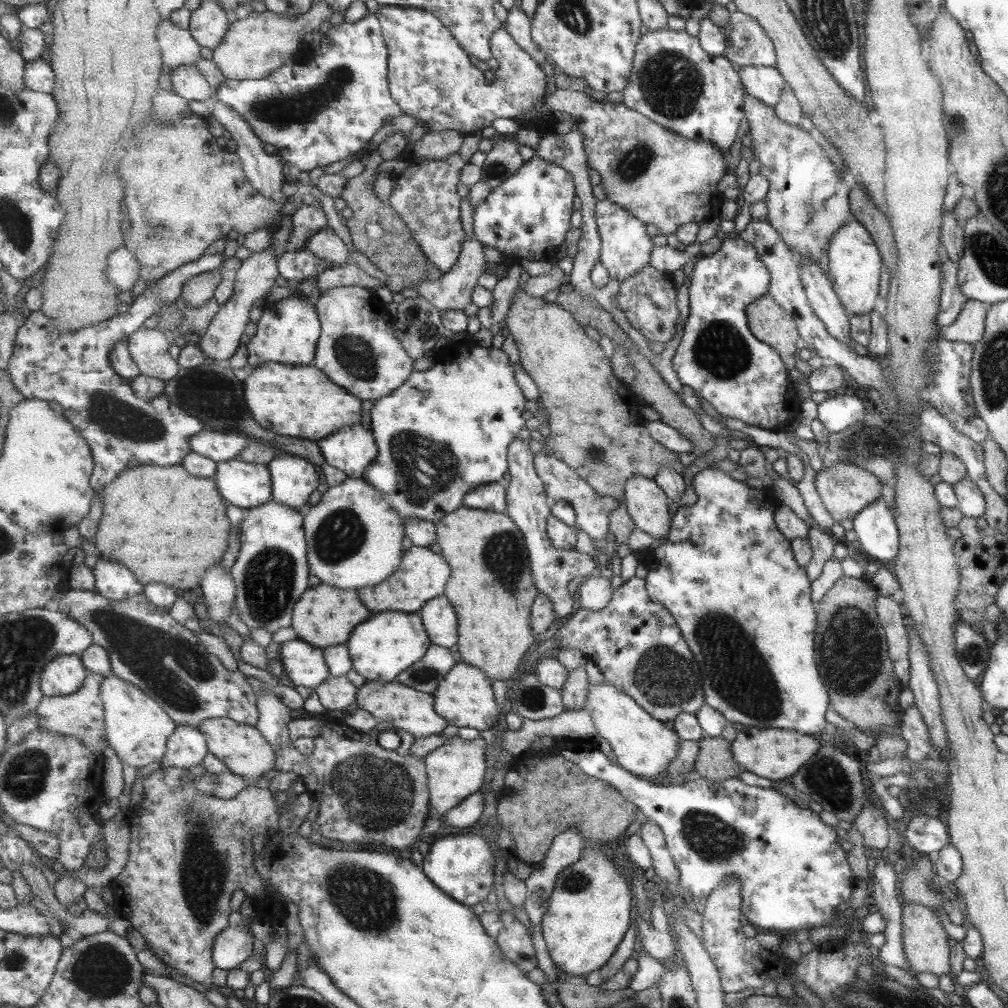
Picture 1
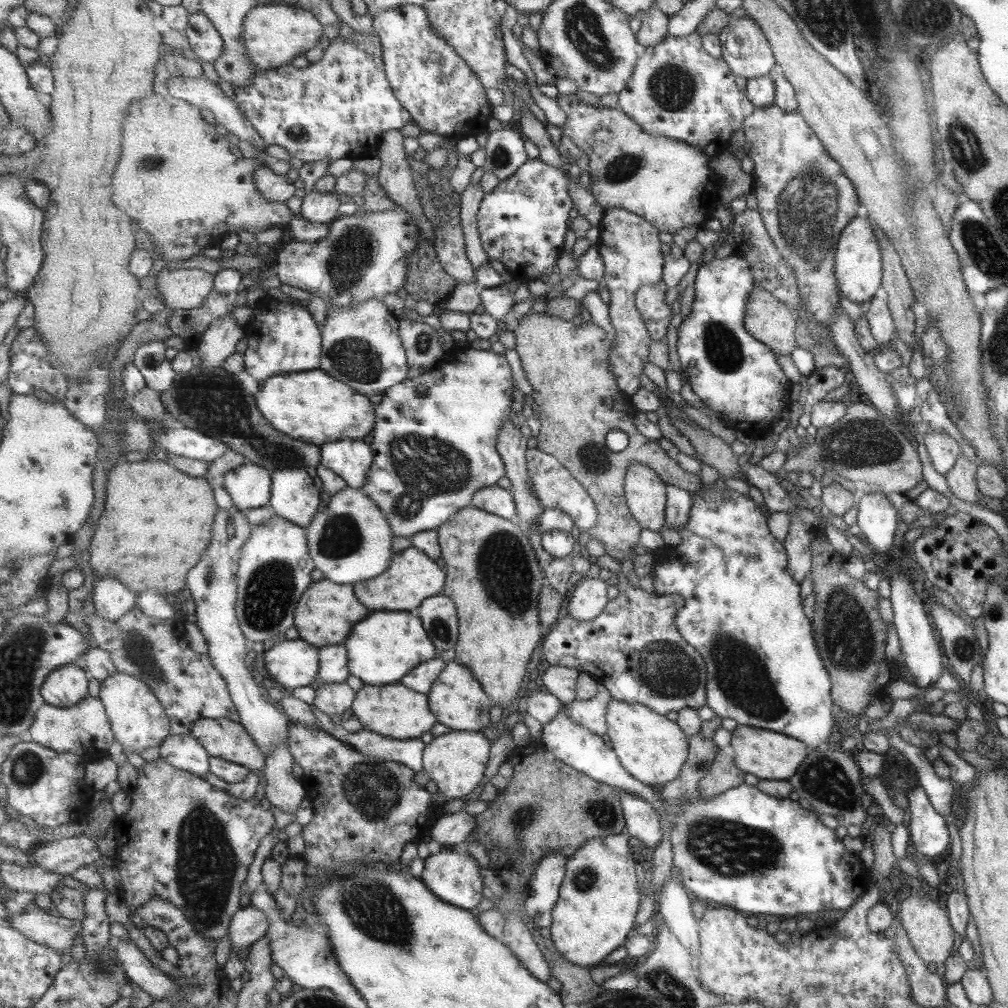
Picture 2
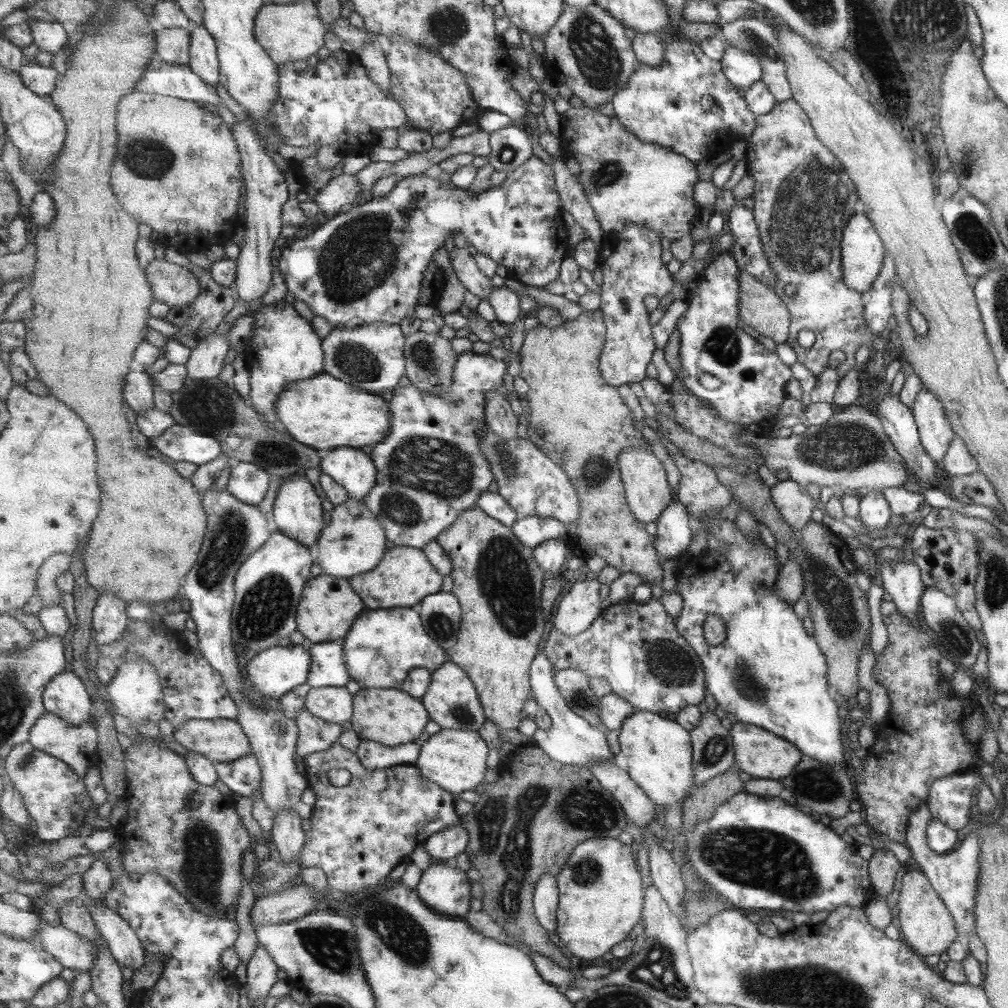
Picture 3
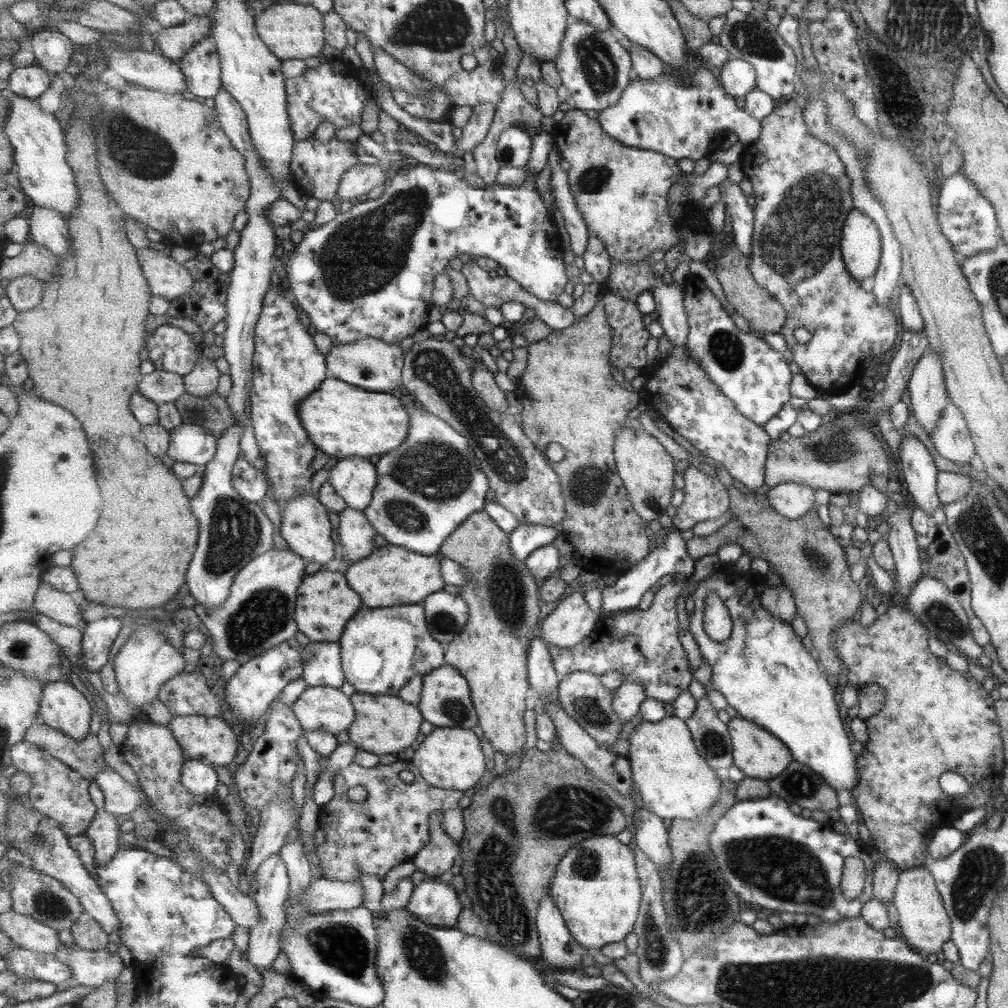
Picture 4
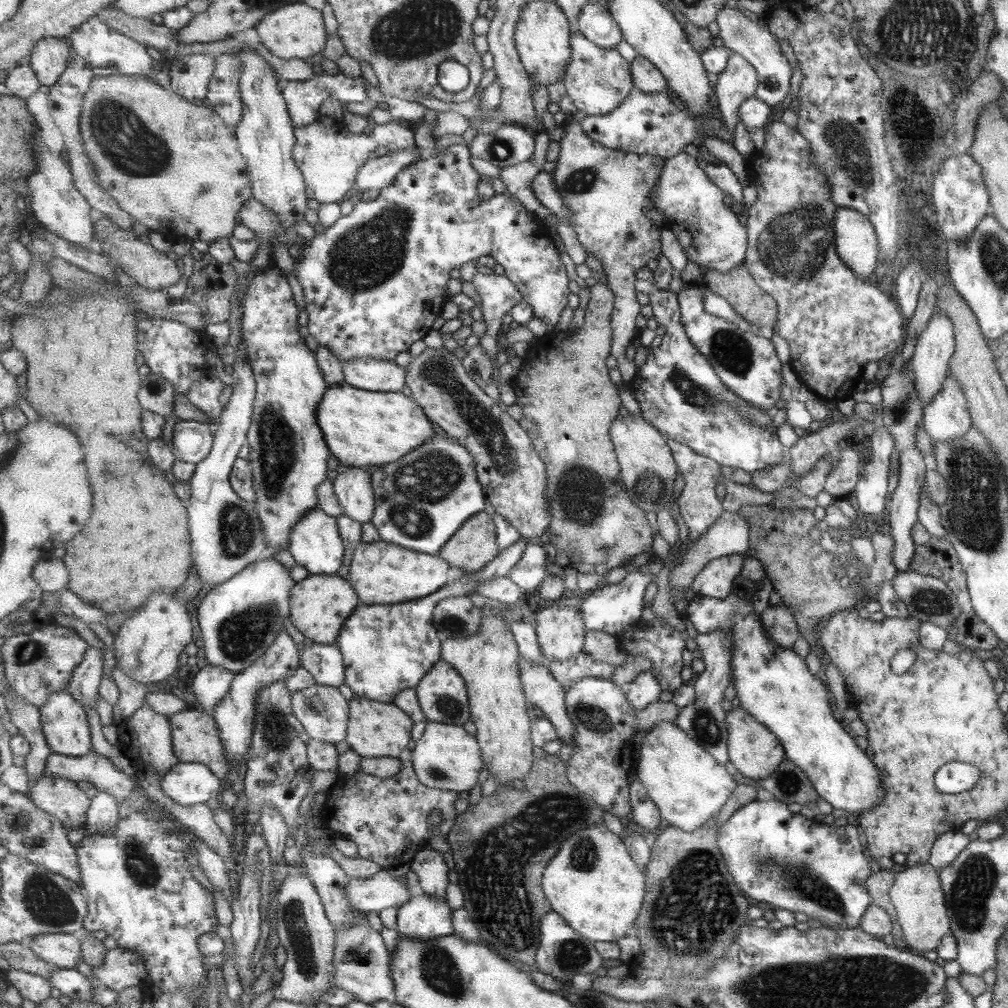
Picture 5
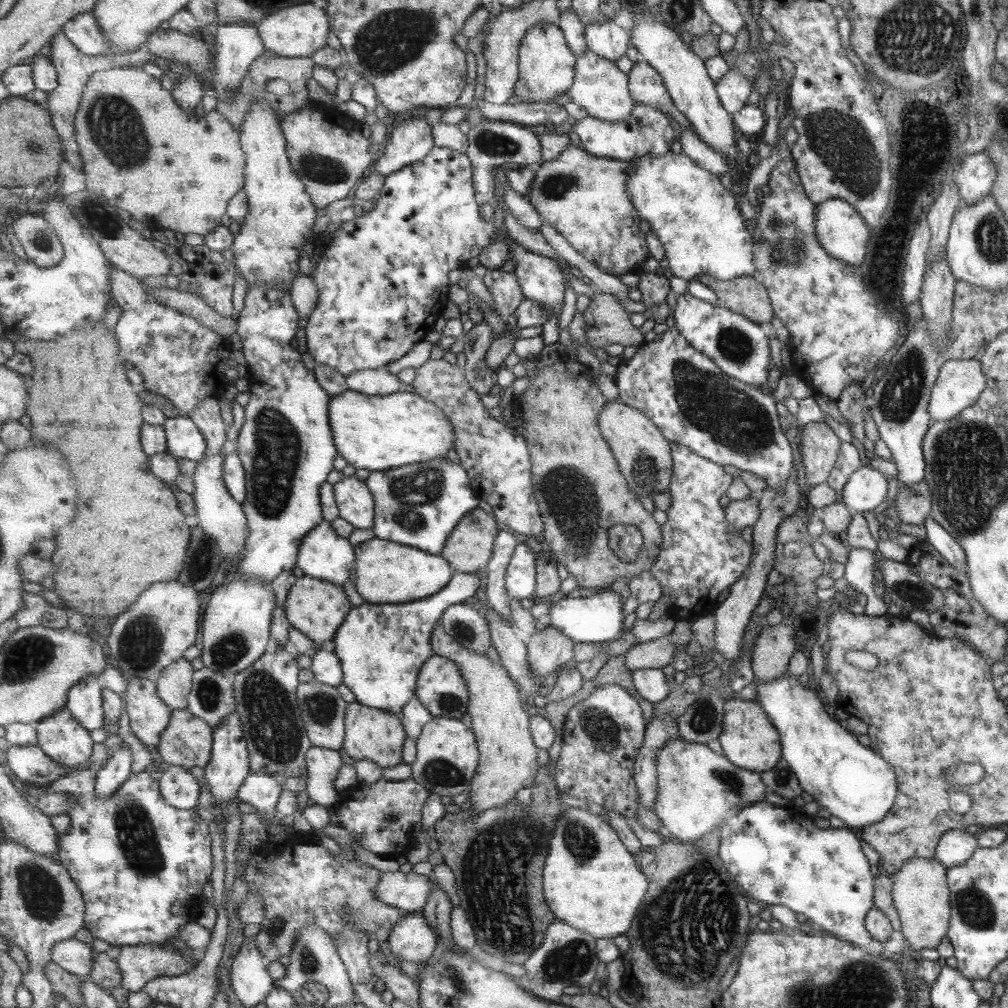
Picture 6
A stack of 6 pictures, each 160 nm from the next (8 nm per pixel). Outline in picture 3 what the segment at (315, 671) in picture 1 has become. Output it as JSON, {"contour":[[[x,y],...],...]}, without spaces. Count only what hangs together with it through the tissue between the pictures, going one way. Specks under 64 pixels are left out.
{"contour":[[[292,643],[287,646],[277,645],[250,655],[248,663],[244,663],[244,668],[252,688],[267,698],[281,698],[293,688],[307,683],[312,670],[312,653],[309,646],[310,644],[297,646]]]}

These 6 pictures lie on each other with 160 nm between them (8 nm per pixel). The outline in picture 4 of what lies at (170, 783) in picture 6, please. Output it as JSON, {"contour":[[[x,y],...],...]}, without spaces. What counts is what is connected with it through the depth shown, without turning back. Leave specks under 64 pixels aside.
{"contour":[[[187,759],[183,766],[183,783],[189,793],[206,797],[215,794],[219,786],[219,774],[207,762]]]}

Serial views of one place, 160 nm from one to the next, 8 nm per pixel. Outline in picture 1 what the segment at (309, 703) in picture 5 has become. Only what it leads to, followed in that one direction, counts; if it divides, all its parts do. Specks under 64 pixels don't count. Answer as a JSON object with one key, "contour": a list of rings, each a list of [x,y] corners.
{"contour":[[[329,676],[315,688],[320,702],[326,710],[352,710],[357,704],[359,689],[348,676]]]}

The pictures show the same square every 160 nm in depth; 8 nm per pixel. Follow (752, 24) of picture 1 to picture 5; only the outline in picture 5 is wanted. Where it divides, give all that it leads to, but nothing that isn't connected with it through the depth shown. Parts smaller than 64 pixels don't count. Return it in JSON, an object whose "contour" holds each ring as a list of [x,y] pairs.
{"contour":[[[731,52],[727,66],[717,75],[713,88],[716,110],[727,125],[725,130],[730,134],[737,122],[738,106],[754,96],[757,85],[756,70],[753,66],[740,54]]]}

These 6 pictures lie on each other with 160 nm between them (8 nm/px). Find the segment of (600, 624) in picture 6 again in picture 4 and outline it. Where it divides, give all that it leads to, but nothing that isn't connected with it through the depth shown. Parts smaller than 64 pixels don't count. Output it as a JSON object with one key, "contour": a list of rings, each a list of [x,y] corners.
{"contour":[[[677,529],[667,532],[665,541],[661,547],[653,548],[646,559],[635,564],[626,573],[618,576],[618,579],[611,586],[601,586],[602,588],[602,605],[600,606],[600,617],[617,616],[622,612],[629,612],[639,608],[643,596],[667,574],[683,573],[690,577],[695,572],[695,559],[689,556],[687,544],[681,537],[681,530]]]}

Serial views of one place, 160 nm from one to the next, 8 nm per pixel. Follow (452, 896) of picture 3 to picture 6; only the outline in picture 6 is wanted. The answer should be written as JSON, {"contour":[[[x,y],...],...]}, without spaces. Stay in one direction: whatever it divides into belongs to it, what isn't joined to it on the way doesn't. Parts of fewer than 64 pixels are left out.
{"contour":[[[409,912],[402,915],[387,941],[392,955],[398,960],[422,964],[433,956],[441,936],[429,925],[423,912]]]}

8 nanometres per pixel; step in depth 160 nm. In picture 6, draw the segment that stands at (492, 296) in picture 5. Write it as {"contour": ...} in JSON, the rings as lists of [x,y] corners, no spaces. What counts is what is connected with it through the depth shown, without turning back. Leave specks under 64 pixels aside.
{"contour":[[[502,269],[489,270],[483,281],[493,296],[495,311],[504,318],[509,314],[516,315],[525,296],[515,272],[504,272]]]}

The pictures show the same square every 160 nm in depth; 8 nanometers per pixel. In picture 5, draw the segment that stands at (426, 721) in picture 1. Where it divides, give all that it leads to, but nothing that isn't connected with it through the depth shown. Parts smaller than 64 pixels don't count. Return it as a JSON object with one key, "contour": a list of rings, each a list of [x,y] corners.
{"contour":[[[353,696],[350,699],[350,721],[346,742],[350,750],[363,757],[390,757],[395,760],[409,746],[414,723],[412,717],[394,702],[383,703]]]}

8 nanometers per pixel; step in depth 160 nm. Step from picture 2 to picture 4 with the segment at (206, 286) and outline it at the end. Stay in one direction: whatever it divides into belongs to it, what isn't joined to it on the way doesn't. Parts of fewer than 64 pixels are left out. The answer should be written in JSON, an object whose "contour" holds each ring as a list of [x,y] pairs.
{"contour":[[[147,247],[137,251],[153,295],[173,301],[192,290],[196,280],[185,266],[160,250]]]}

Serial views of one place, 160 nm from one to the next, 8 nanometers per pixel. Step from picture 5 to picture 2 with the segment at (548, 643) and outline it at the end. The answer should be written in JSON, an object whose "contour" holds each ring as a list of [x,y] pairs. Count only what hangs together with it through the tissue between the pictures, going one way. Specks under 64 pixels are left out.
{"contour":[[[601,578],[585,579],[579,583],[570,598],[567,615],[575,620],[595,620],[609,604],[607,582]]]}

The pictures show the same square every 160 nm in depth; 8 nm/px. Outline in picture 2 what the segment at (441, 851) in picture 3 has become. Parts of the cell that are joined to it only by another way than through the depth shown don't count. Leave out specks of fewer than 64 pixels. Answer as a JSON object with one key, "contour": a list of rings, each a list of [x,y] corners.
{"contour":[[[461,810],[454,814],[443,814],[435,822],[430,835],[433,841],[437,841],[446,848],[452,848],[455,844],[465,842],[477,827],[477,816]]]}

